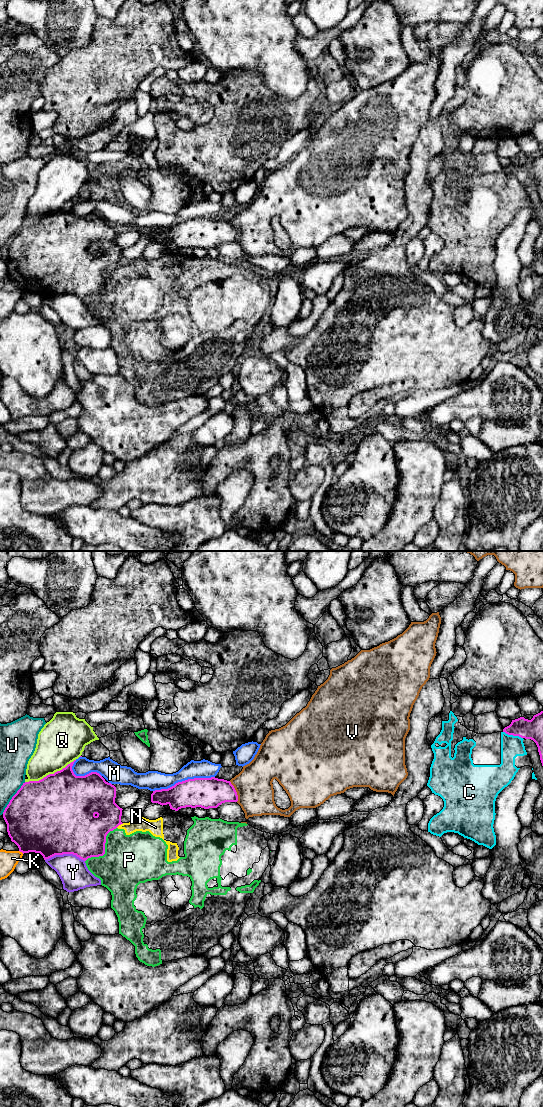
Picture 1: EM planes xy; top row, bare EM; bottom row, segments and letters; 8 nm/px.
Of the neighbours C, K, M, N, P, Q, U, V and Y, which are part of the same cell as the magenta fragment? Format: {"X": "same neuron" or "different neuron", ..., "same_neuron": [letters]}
{"C": "different neuron", "K": "different neuron", "M": "different neuron", "N": "different neuron", "P": "different neuron", "Q": "different neuron", "U": "different neuron", "V": "different neuron", "Y": "different neuron", "same_neuron": []}

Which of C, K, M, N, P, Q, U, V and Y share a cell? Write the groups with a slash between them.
C / K / M / N P / Q / U / V / Y

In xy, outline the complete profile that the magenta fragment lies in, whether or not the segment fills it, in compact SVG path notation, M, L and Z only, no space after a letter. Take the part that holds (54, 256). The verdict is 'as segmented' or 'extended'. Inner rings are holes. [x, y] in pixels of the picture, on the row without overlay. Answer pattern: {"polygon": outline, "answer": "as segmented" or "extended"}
{"polygon": "M75 201L39 221L23 223L5 248L3 258L7 264L8 275L23 294L40 293L44 300L63 294L73 294L84 301L91 297L103 296L107 274L123 264L123 249L115 243L116 227L106 222L97 212L76 216L72 210Z", "answer": "as segmented"}

